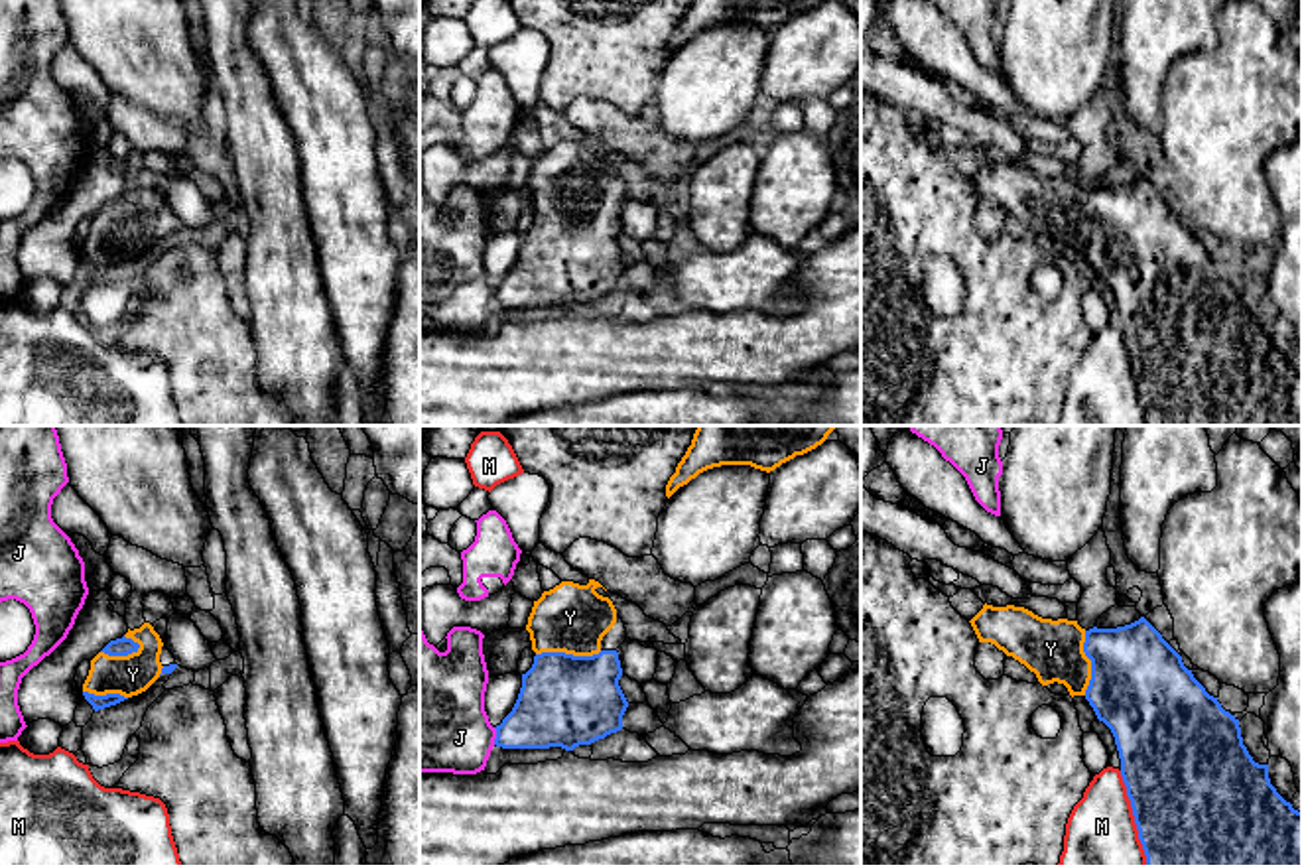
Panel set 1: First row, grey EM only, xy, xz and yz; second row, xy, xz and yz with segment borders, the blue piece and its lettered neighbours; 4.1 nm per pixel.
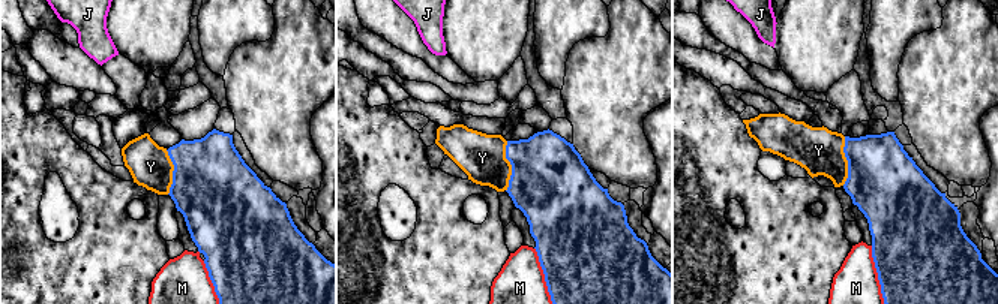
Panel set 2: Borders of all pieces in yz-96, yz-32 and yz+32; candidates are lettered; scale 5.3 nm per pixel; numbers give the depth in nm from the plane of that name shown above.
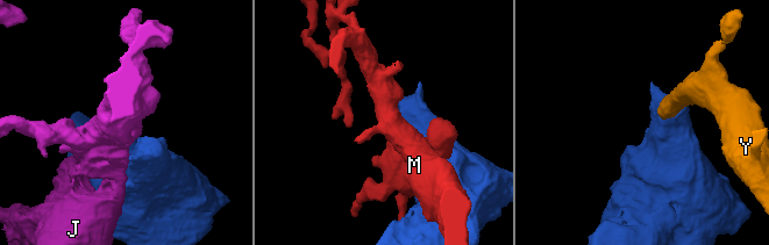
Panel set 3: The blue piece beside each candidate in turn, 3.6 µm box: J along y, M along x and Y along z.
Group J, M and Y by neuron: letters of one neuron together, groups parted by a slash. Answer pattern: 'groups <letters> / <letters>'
groups J / M / Y

